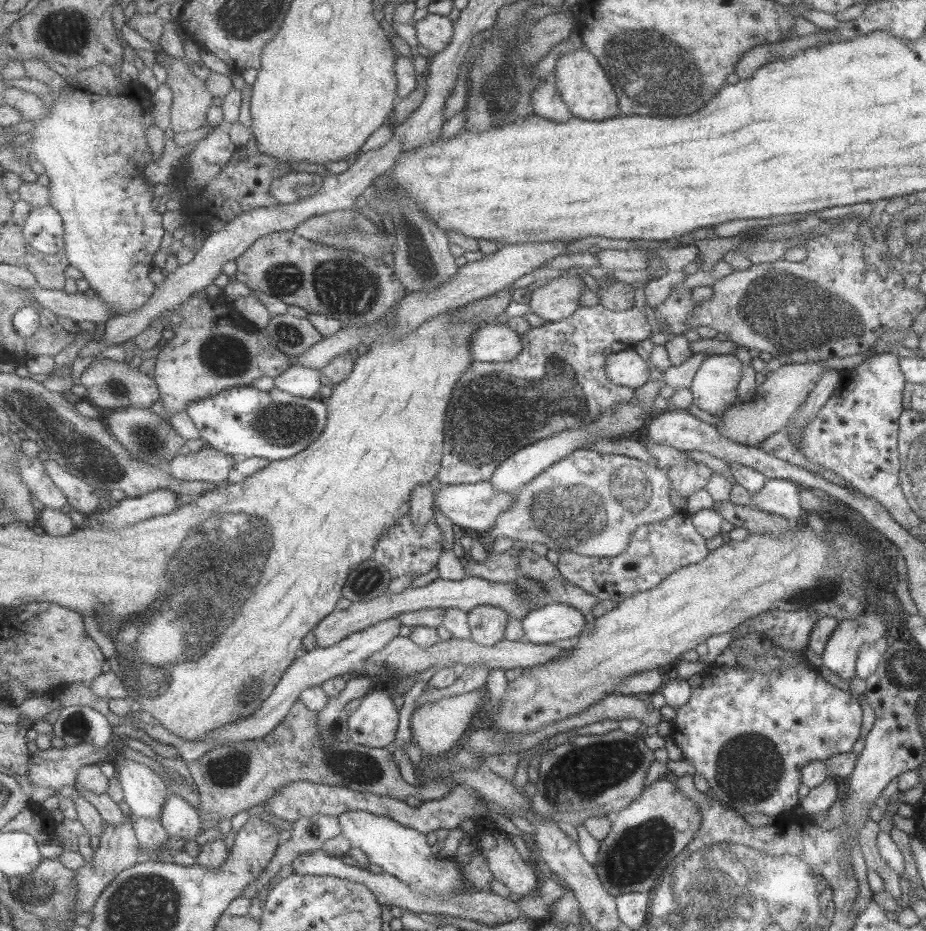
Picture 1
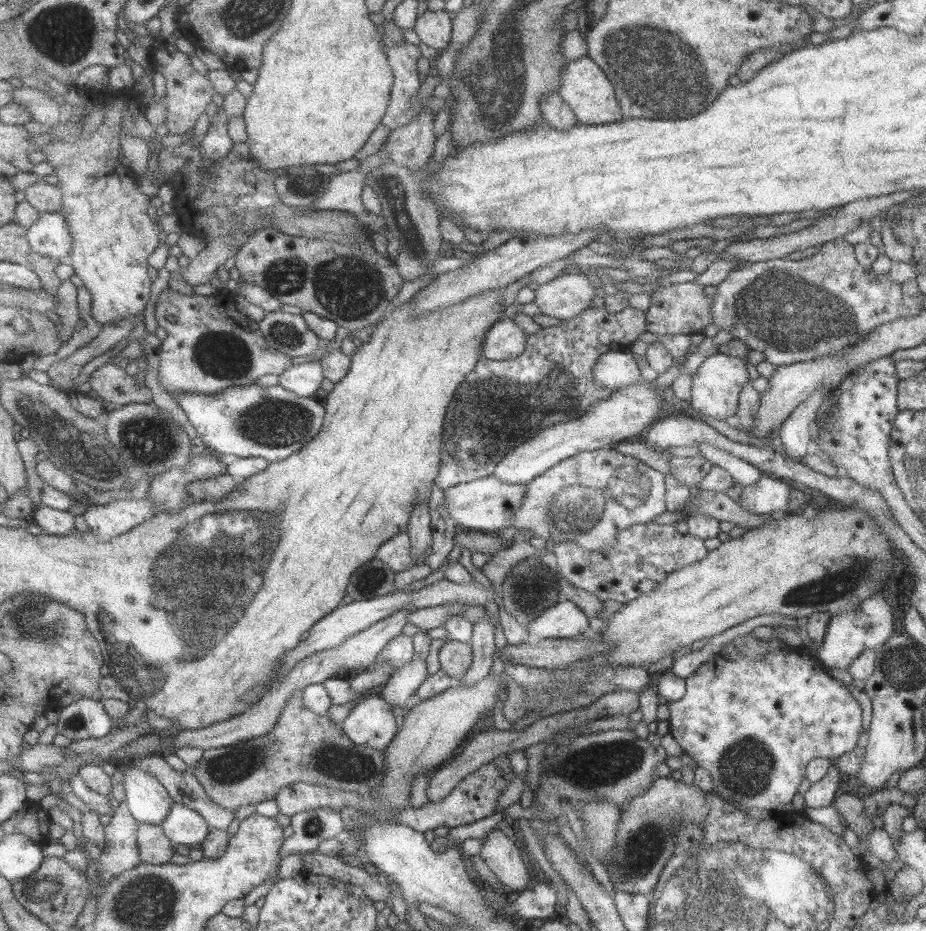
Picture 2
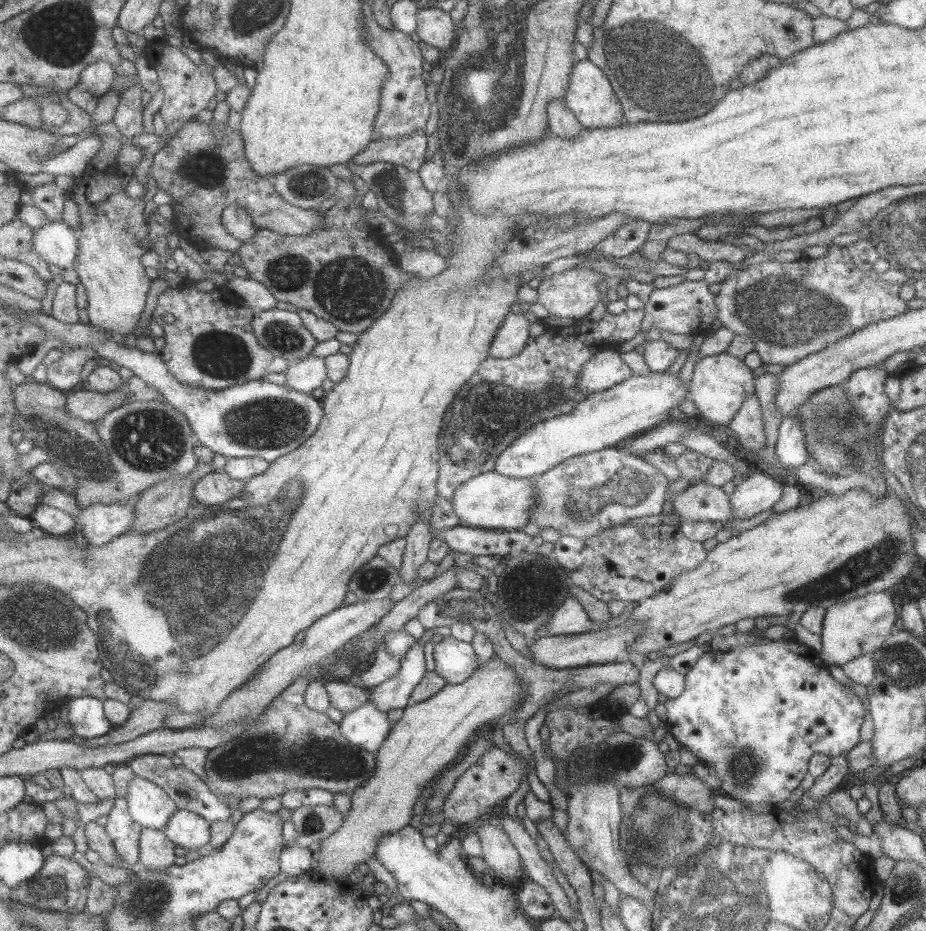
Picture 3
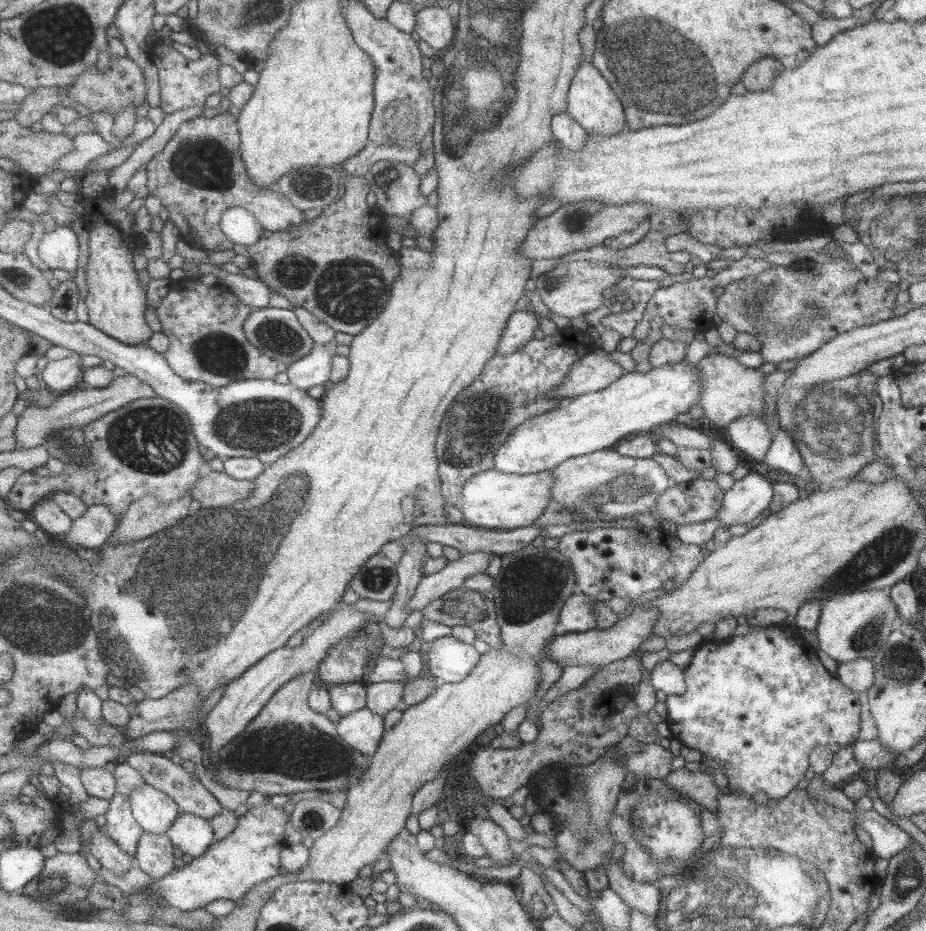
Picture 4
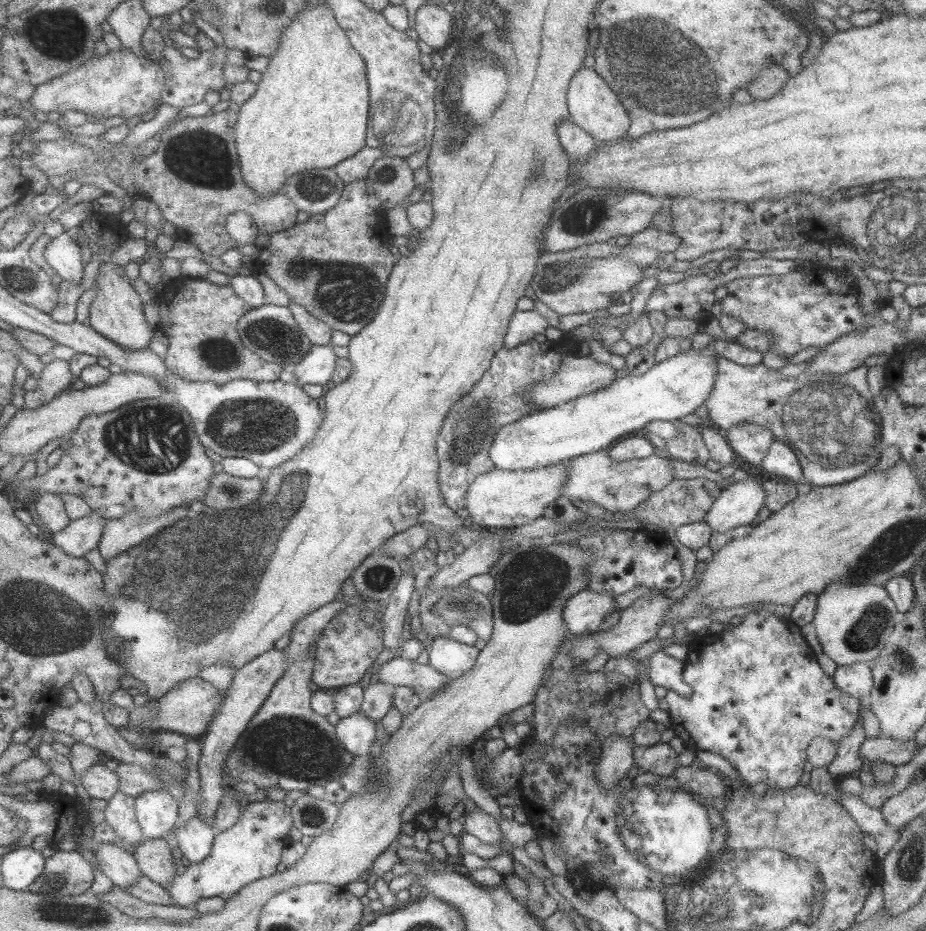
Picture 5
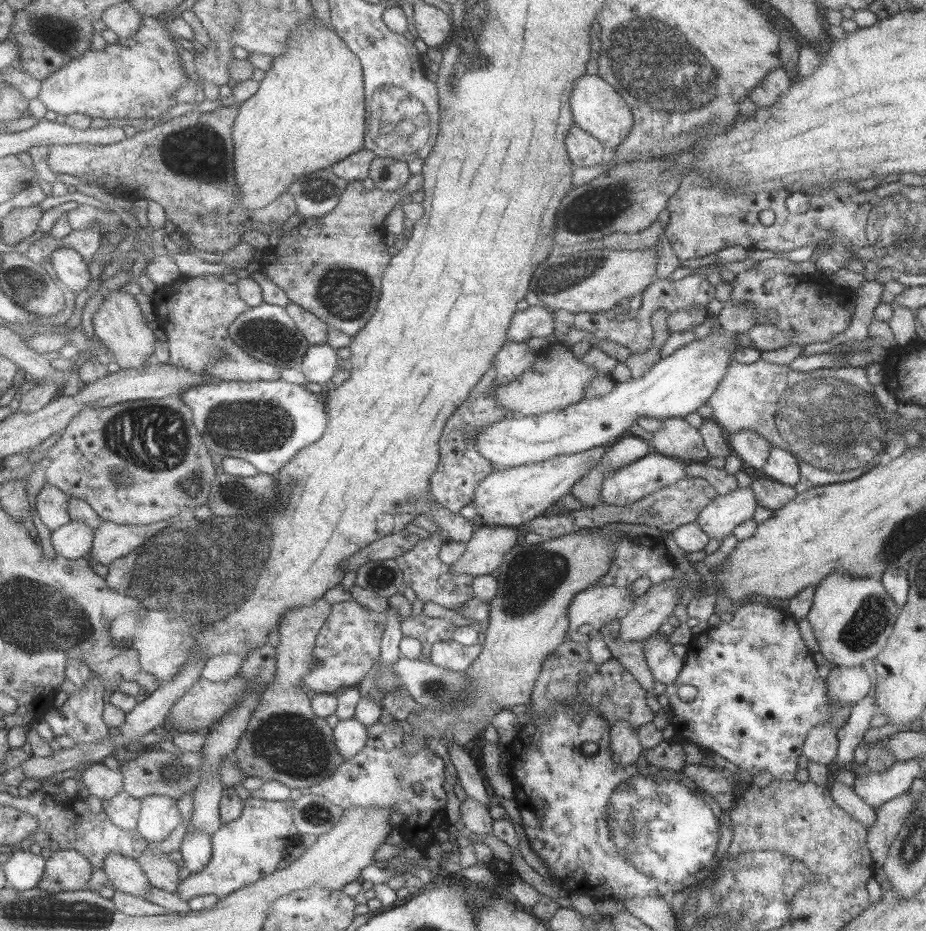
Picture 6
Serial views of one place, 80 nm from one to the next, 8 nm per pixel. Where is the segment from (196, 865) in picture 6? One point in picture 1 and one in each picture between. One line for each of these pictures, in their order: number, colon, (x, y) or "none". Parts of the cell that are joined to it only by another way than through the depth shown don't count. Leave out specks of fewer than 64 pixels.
1: (180, 820)
2: (182, 826)
3: (185, 829)
4: (192, 835)
5: (194, 838)

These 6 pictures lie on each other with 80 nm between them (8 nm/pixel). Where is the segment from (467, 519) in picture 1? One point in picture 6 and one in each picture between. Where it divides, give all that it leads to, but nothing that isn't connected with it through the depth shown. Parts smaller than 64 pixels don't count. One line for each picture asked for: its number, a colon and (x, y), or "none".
2: (486, 504)
3: (488, 500)
4: (492, 499)
5: (499, 499)
6: (509, 496)

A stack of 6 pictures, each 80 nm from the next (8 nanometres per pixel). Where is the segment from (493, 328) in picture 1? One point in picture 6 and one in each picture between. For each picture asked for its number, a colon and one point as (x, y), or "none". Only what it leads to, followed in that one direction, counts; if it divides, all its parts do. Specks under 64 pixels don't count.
2: (505, 340)
3: (512, 335)
4: (519, 328)
5: (523, 325)
6: (536, 320)

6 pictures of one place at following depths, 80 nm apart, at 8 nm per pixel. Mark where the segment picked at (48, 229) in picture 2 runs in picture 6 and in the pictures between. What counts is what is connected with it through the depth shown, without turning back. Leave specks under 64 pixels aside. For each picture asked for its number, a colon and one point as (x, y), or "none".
3: (59, 244)
4: (59, 249)
5: (63, 254)
6: (72, 270)

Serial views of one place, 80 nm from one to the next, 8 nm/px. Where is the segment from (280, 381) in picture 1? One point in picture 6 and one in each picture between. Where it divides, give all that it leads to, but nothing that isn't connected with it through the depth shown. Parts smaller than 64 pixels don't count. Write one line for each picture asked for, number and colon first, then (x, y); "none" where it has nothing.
2: (305, 379)
3: (306, 375)
4: (310, 372)
5: (316, 367)
6: (318, 364)

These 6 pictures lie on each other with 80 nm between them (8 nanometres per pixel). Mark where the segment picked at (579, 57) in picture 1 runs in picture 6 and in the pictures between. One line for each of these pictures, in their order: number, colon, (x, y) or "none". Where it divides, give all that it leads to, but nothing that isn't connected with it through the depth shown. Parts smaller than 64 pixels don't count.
2: (584, 87)
3: (589, 96)
4: (591, 103)
5: (592, 105)
6: (596, 107)

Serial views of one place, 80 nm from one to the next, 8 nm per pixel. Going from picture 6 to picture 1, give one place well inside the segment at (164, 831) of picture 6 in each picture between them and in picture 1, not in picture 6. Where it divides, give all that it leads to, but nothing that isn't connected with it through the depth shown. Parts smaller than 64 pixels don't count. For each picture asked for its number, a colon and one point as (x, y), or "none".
1: (146, 793)
2: (149, 802)
3: (151, 806)
4: (155, 811)
5: (156, 812)

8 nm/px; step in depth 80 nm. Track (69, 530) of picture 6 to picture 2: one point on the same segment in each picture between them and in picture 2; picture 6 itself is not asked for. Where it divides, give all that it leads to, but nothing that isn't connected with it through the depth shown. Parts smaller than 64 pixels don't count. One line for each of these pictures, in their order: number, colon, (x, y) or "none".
2: (119, 516)
3: (101, 523)
4: (93, 530)
5: (82, 535)

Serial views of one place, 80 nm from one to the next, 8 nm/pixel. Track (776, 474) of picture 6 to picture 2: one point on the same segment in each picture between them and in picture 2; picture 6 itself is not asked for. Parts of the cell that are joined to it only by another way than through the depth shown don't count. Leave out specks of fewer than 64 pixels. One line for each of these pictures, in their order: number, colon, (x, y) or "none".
2: (795, 431)
3: (790, 451)
4: (783, 454)
5: (780, 460)

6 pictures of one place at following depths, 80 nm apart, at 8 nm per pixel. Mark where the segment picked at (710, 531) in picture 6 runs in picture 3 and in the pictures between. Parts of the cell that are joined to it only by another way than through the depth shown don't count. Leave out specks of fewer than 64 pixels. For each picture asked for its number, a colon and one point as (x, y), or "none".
3: (756, 493)
4: (749, 496)
5: (737, 505)

